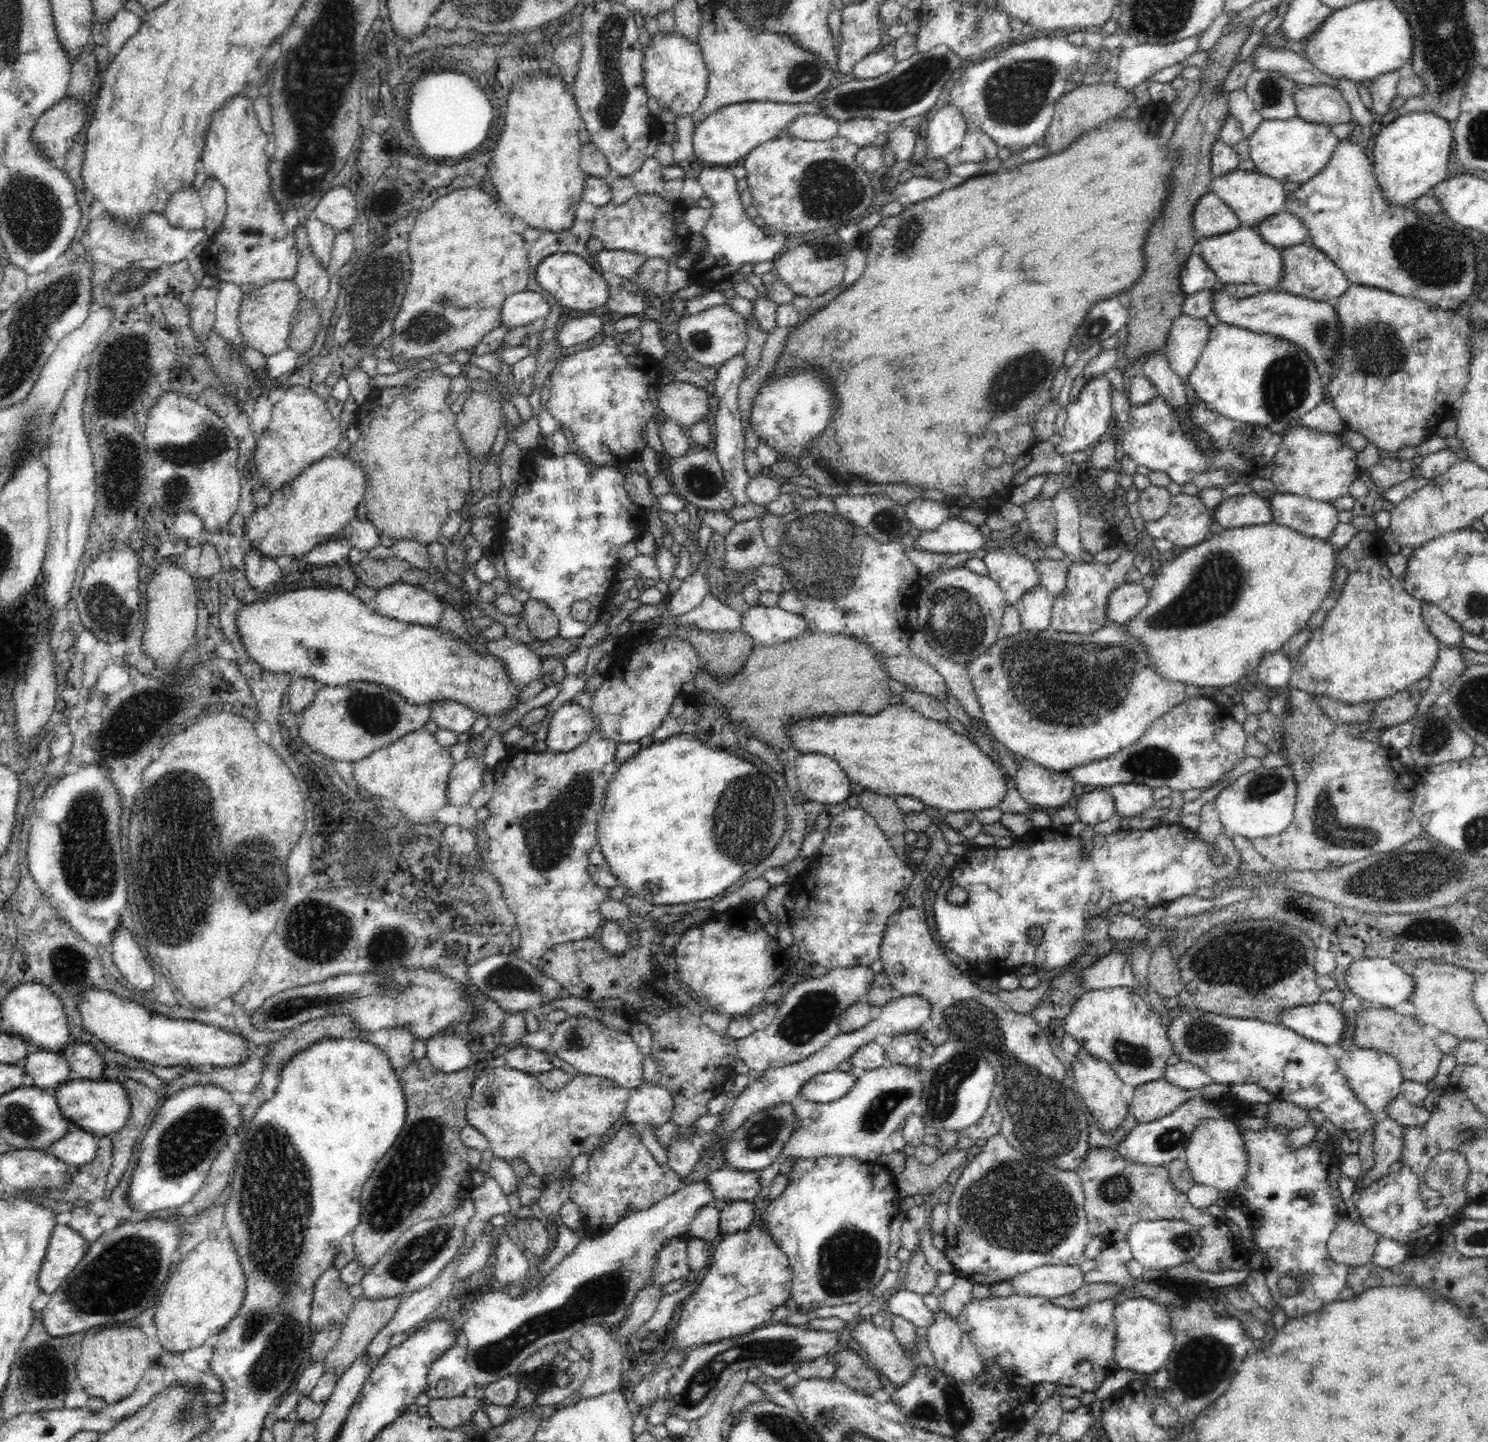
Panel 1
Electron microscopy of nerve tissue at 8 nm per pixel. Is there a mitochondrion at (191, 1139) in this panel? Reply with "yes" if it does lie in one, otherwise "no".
yes

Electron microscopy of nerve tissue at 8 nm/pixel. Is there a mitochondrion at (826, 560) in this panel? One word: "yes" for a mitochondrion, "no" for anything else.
yes

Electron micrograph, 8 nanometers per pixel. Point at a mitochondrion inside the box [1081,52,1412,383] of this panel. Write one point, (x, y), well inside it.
(1375, 349)

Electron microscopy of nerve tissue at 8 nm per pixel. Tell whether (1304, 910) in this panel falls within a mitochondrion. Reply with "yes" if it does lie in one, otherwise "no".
yes

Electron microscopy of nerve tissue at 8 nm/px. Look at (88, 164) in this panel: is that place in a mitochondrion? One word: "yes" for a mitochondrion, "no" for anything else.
no

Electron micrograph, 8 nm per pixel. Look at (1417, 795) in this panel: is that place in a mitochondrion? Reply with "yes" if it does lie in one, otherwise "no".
no

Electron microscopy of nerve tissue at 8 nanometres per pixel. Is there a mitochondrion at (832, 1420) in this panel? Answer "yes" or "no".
yes

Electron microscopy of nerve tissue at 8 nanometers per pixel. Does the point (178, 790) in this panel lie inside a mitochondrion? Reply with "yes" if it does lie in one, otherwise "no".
yes

